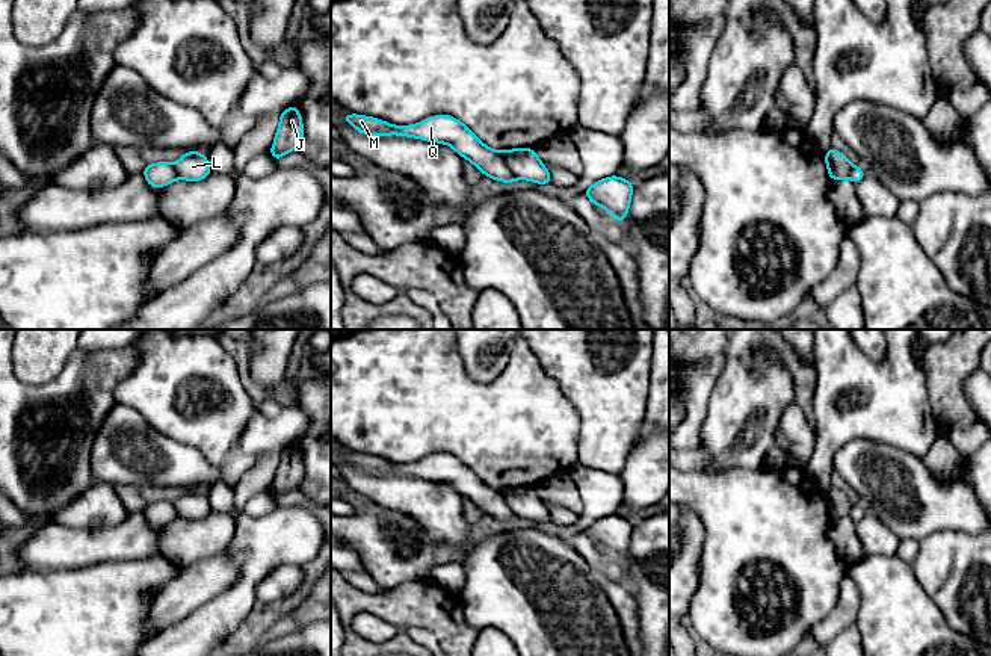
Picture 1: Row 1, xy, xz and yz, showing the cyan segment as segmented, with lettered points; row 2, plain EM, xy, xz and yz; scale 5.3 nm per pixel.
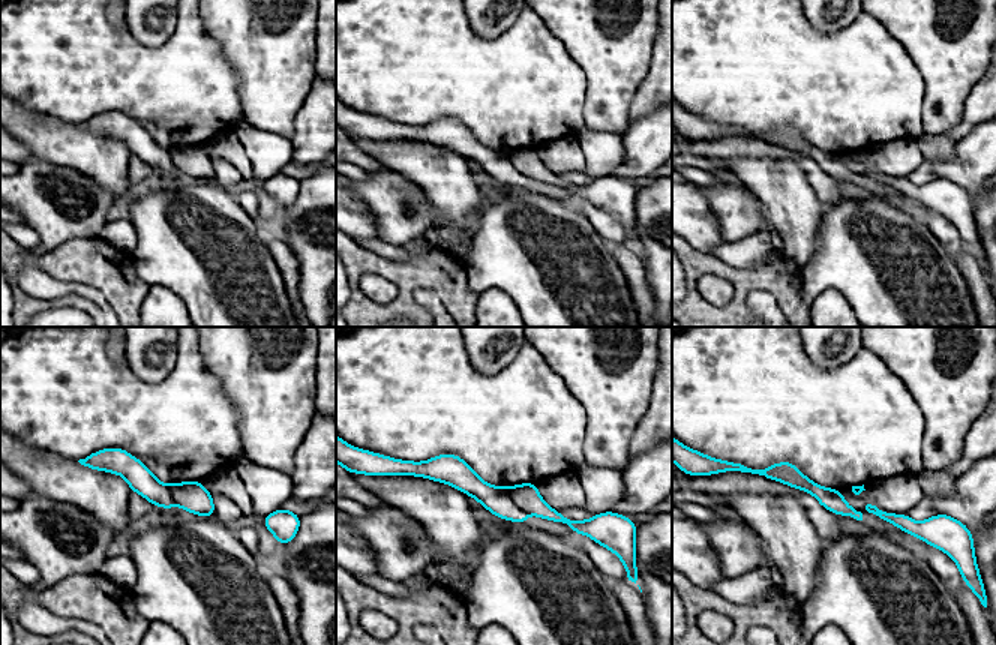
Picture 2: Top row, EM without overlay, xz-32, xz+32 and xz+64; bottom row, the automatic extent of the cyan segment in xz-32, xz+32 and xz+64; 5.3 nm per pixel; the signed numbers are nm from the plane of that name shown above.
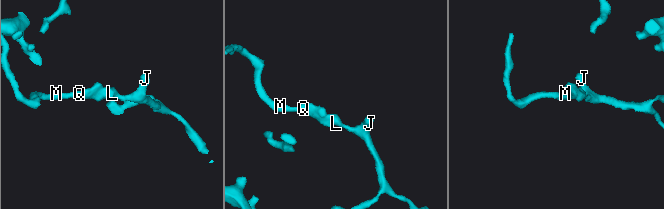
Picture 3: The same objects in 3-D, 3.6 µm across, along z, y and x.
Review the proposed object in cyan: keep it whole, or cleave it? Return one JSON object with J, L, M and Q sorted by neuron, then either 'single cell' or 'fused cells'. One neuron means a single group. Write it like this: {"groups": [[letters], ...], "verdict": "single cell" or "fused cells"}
{"groups": [["J", "L"], ["M", "Q"]], "verdict": "fused cells"}

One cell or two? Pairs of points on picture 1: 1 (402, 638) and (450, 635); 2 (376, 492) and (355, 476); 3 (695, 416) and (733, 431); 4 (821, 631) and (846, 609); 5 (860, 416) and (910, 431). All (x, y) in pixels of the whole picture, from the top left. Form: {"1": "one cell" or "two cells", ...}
{"1": "one cell", "2": "one cell", "3": "two cells", "4": "one cell", "5": "one cell"}

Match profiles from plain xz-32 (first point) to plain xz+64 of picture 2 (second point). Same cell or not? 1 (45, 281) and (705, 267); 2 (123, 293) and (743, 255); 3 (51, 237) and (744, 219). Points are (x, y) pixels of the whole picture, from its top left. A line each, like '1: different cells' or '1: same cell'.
1: different cells
2: different cells
3: same cell

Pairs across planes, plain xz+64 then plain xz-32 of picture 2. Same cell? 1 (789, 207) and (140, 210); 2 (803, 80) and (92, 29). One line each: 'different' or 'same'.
1: different
2: same

